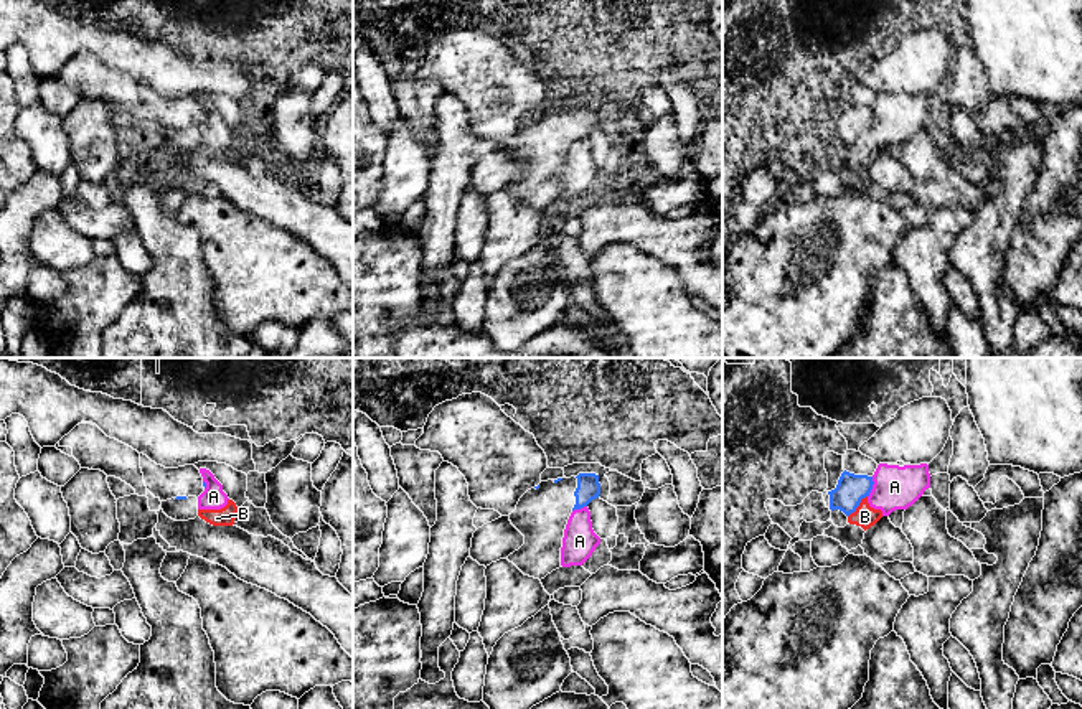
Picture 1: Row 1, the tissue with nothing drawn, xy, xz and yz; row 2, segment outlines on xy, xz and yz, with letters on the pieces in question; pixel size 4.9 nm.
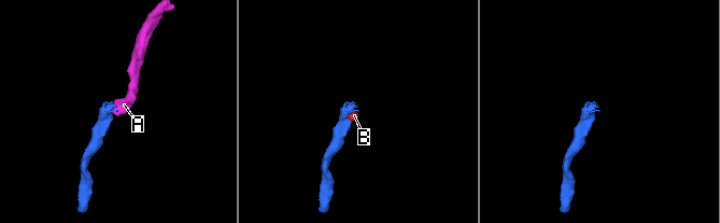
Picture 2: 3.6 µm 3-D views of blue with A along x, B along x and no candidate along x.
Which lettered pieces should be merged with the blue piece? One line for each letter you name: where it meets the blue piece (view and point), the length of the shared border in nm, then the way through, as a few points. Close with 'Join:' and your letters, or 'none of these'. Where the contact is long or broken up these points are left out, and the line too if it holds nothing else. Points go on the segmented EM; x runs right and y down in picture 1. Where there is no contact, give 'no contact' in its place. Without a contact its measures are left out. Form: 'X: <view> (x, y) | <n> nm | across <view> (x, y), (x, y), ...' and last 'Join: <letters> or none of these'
Join: none of these

